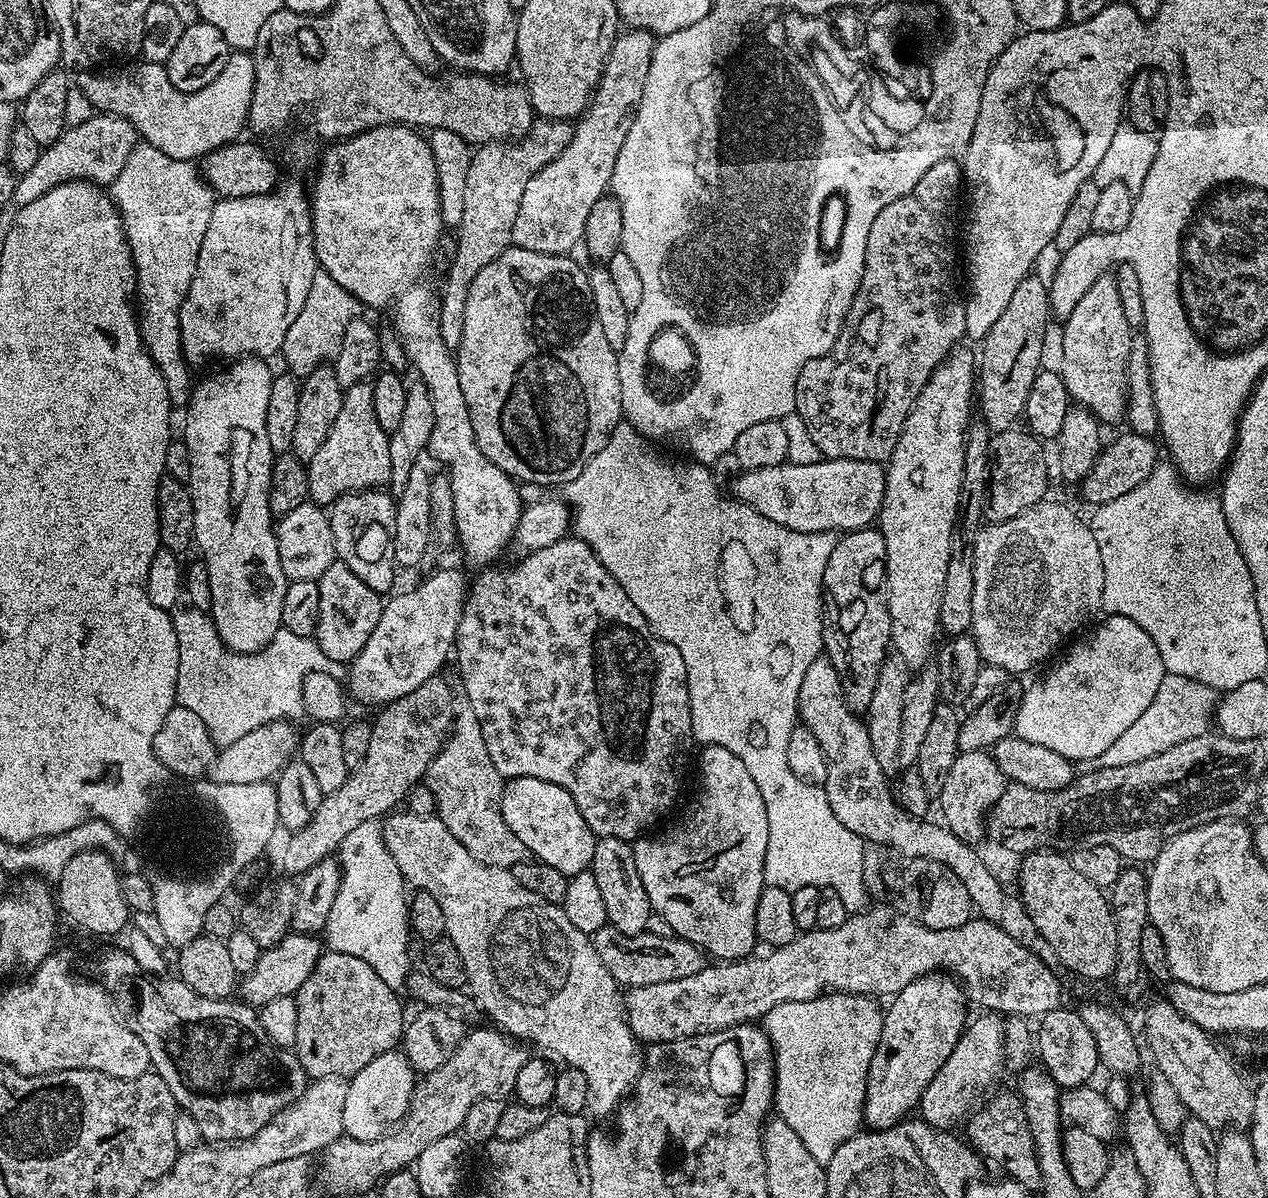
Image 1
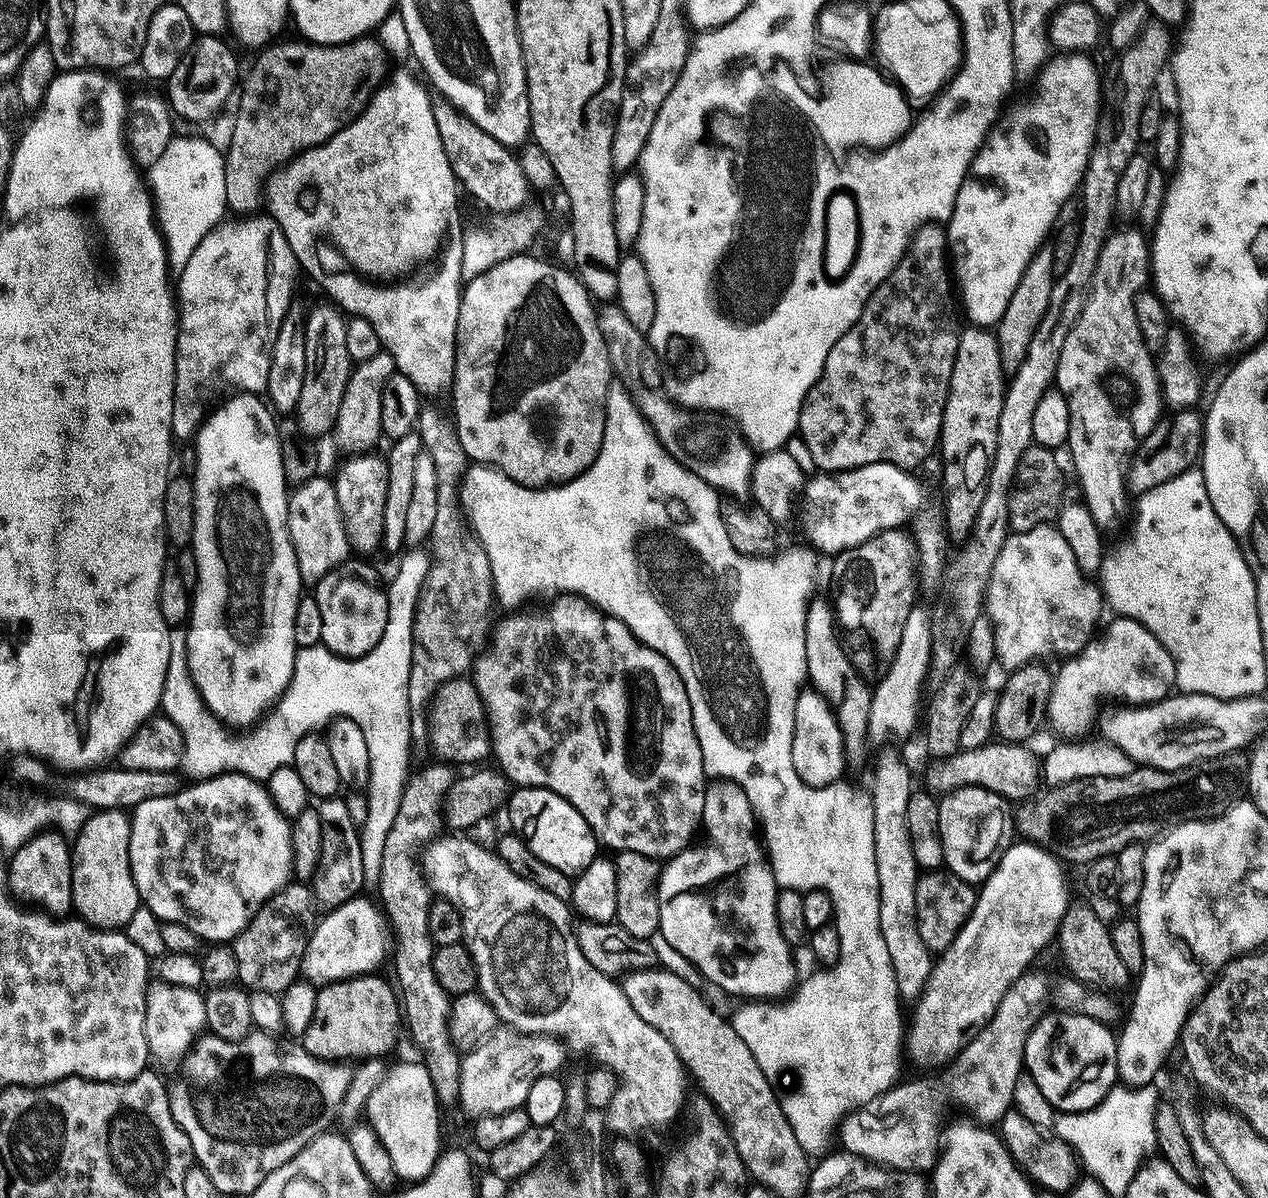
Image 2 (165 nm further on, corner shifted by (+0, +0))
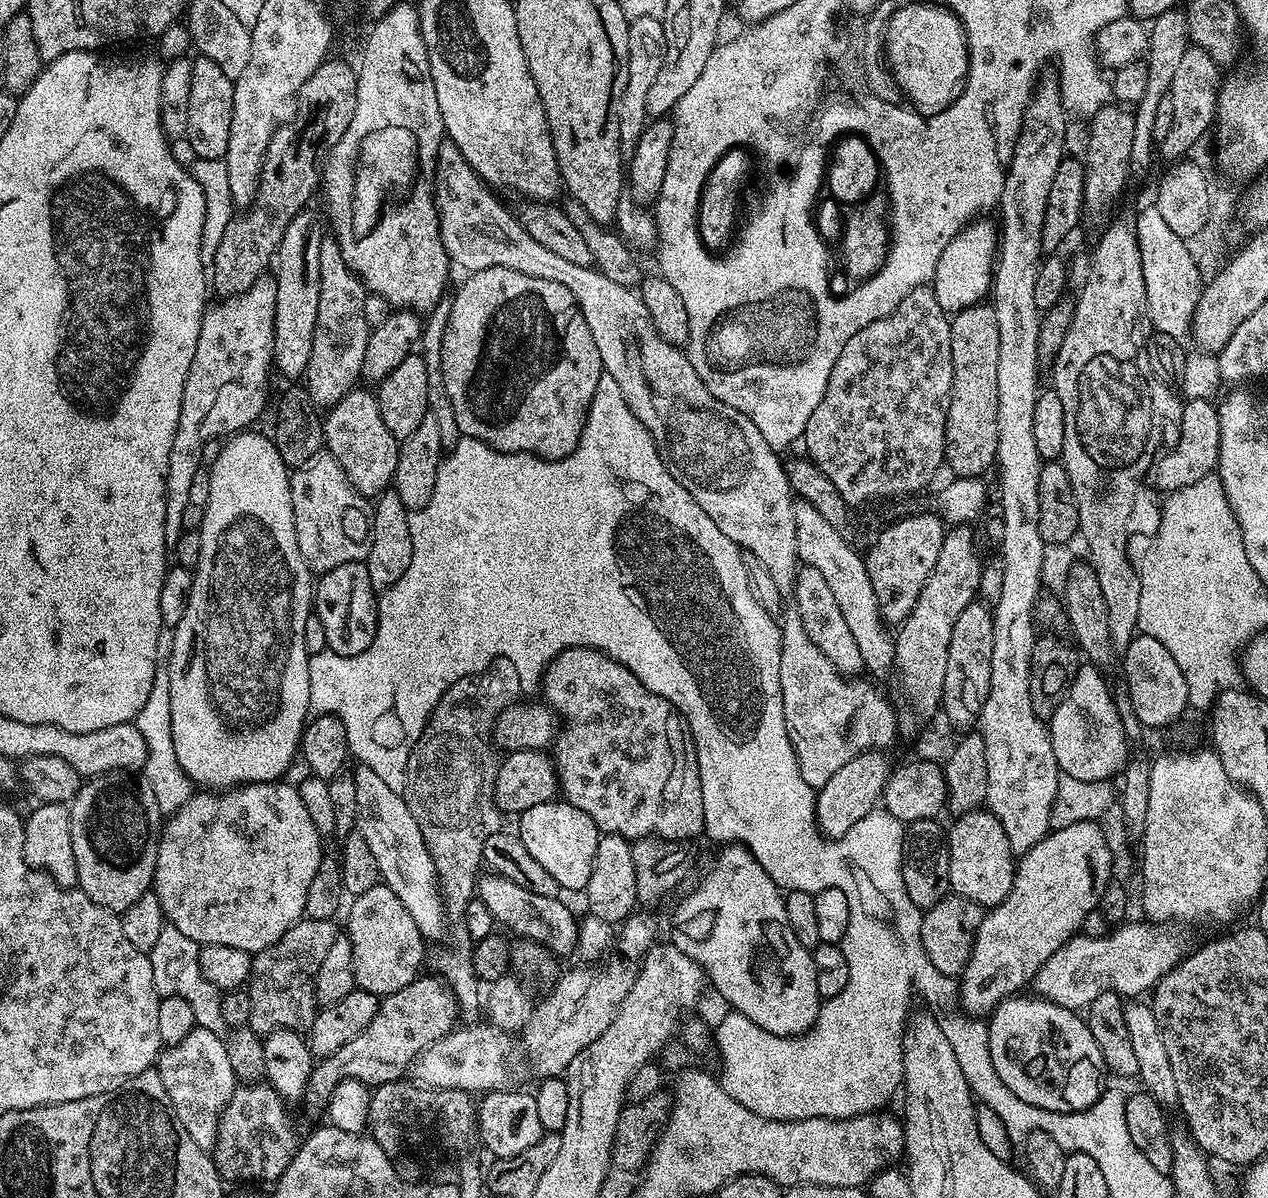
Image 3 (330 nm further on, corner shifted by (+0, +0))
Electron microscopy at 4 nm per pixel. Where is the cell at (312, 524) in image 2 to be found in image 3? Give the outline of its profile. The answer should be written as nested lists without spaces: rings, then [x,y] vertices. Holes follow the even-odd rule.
[[[324,454],[303,468],[295,469],[290,479],[296,541],[309,569],[323,574],[346,562],[367,561],[372,537],[370,500],[348,481],[342,466]]]

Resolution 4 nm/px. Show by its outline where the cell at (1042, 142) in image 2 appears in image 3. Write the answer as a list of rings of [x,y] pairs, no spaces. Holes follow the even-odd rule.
[[[979,220],[969,222],[961,232],[956,233],[942,252],[942,258],[938,258],[936,275],[930,281],[938,306],[949,314],[981,303],[992,287],[994,261],[998,255],[998,228],[993,221],[991,224],[988,220]]]

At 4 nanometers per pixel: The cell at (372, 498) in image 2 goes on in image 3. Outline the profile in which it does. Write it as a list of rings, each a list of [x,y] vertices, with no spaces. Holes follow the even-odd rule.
[[[353,390],[347,392],[342,399],[327,409],[323,417],[324,442],[327,455],[342,466],[346,478],[358,492],[369,498],[379,497],[393,483],[398,466],[400,441],[386,430],[386,422],[382,422],[380,401],[368,392]]]

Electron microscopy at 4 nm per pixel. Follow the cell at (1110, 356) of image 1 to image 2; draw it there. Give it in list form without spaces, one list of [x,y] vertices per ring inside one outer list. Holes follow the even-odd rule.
[[[1136,228],[1113,231],[1102,246],[1078,322],[1062,346],[1062,358],[1058,358],[1054,384],[1070,406],[1066,452],[1072,455],[1084,491],[1082,502],[1101,530],[1107,530],[1120,512],[1120,503],[1126,497],[1128,466],[1140,441],[1162,420],[1157,361],[1144,344],[1134,314],[1136,295],[1145,291],[1149,280],[1149,237]]]

